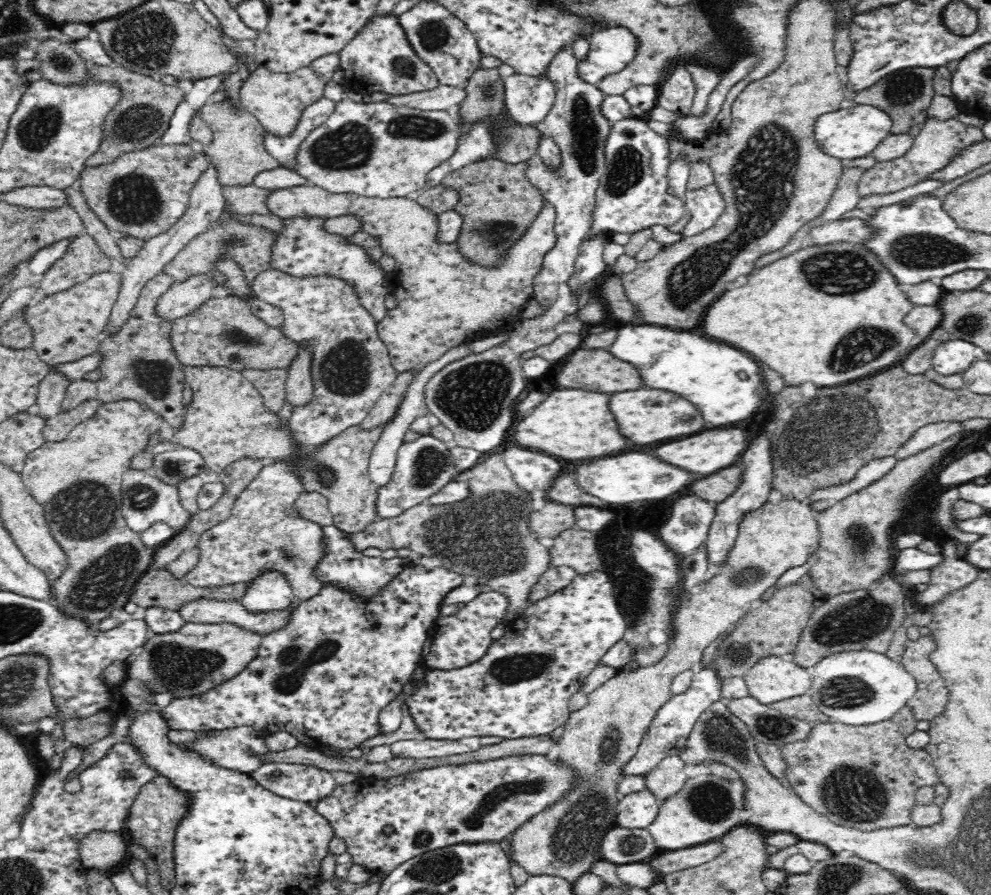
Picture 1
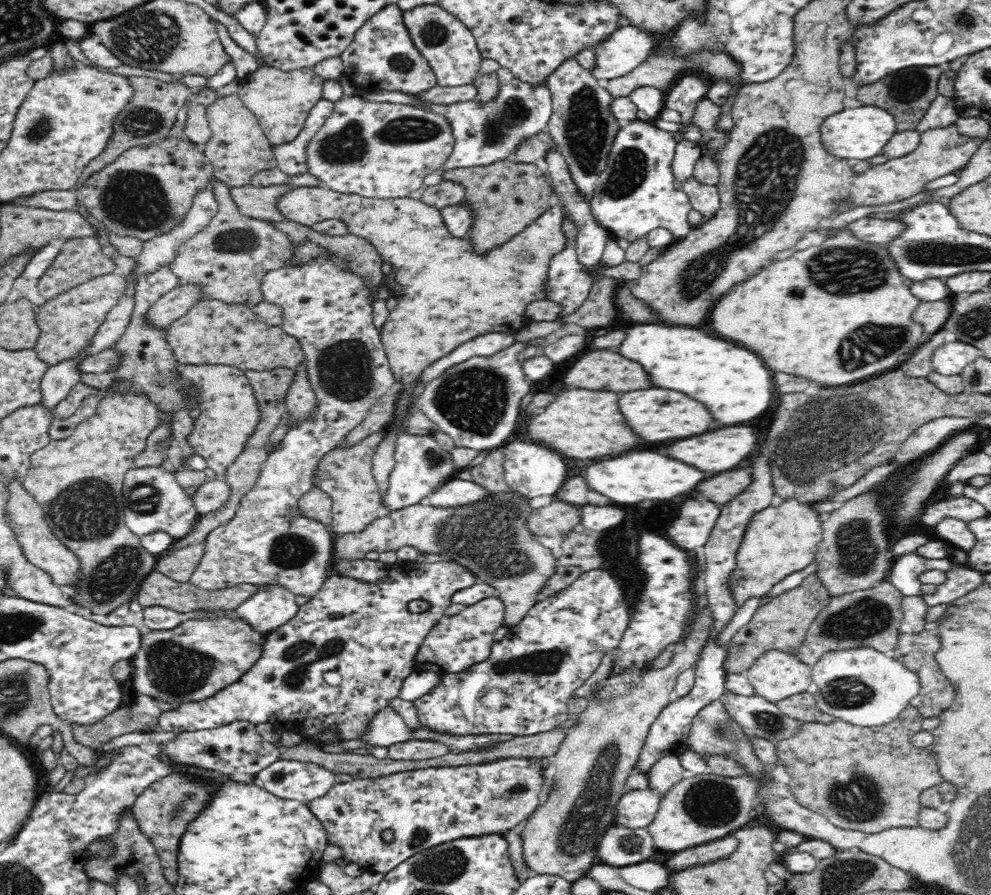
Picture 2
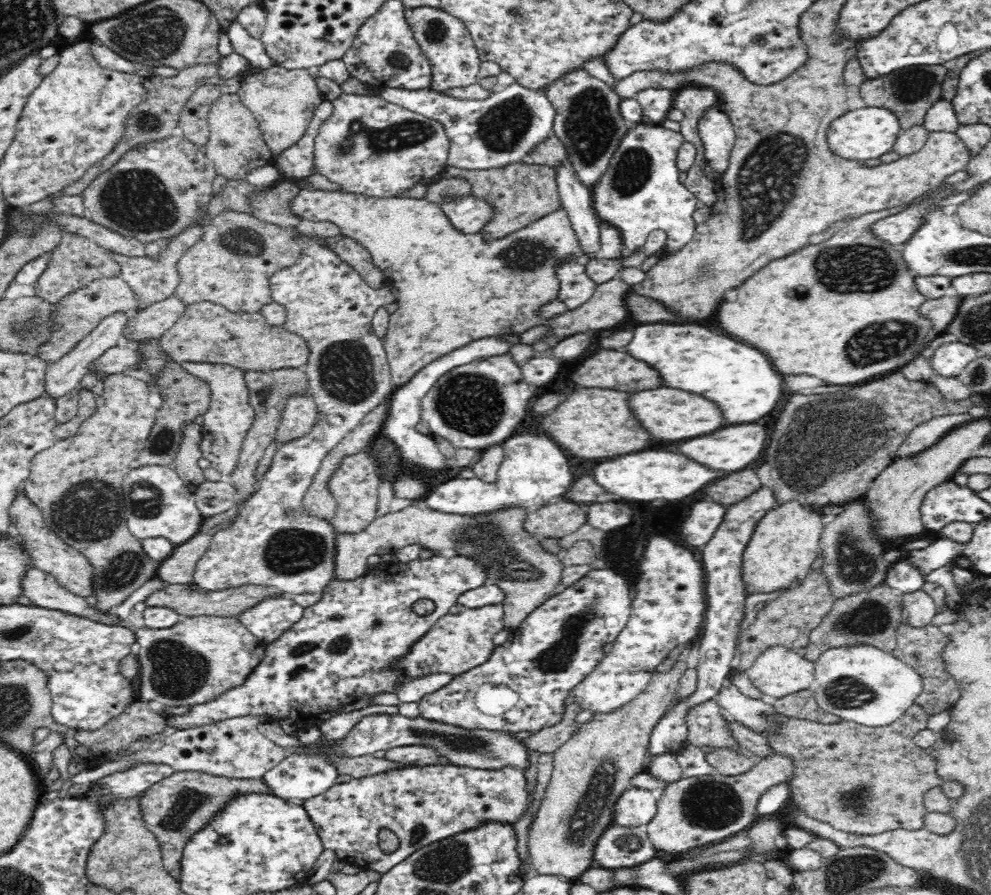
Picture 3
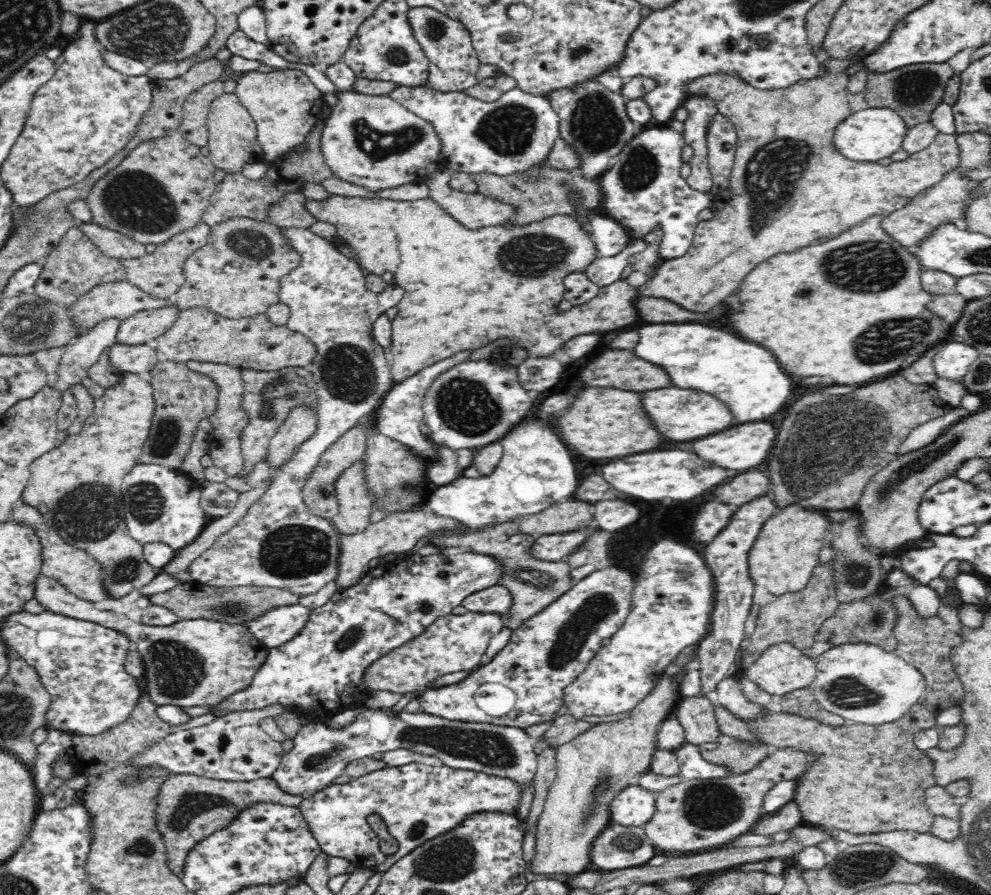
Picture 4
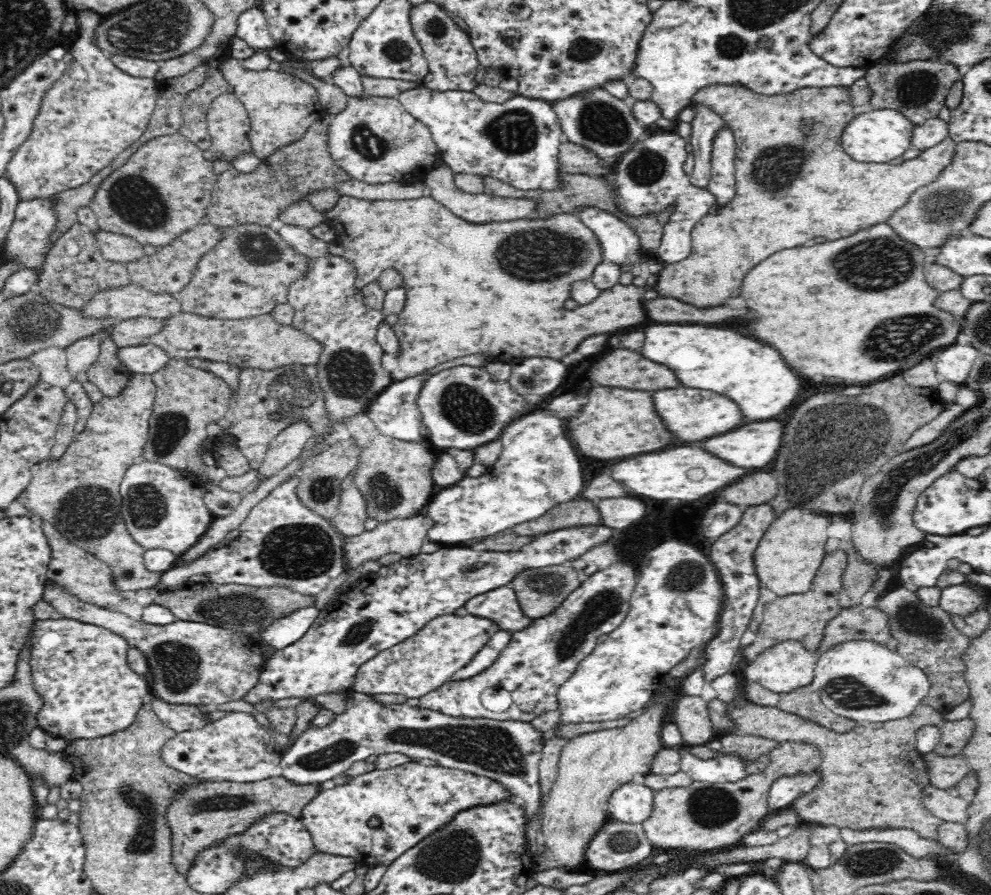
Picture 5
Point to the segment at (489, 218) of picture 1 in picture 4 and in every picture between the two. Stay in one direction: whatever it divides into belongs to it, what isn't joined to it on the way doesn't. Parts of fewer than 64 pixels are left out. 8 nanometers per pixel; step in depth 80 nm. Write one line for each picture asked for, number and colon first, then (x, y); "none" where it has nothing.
2: (507, 196)
3: (521, 193)
4: (537, 195)

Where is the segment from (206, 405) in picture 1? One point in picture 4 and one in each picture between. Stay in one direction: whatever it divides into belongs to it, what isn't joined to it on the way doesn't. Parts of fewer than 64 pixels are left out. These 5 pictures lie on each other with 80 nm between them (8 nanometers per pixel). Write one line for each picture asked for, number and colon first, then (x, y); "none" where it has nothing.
2: (229, 413)
3: (229, 417)
4: (224, 443)

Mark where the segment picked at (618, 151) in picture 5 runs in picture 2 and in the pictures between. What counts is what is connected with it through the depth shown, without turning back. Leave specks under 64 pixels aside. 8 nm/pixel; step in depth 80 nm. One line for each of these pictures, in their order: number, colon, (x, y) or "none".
2: (582, 123)
3: (588, 120)
4: (594, 120)

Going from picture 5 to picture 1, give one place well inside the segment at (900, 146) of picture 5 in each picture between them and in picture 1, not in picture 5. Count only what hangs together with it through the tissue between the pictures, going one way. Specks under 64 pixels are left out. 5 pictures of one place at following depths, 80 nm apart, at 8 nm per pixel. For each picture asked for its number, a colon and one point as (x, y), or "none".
1: (849, 133)
2: (859, 132)
3: (863, 133)
4: (869, 134)

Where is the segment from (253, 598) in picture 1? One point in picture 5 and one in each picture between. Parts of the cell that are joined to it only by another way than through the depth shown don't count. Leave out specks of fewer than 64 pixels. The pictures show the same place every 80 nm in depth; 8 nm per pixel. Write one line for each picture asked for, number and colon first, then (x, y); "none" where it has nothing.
2: (272, 606)
3: (271, 618)
4: (281, 624)
5: (282, 632)

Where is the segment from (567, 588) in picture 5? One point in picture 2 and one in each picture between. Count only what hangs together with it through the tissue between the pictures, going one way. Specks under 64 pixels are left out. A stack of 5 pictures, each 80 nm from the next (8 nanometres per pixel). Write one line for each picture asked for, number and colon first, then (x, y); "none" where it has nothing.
2: (491, 538)
3: (529, 576)
4: (534, 584)

